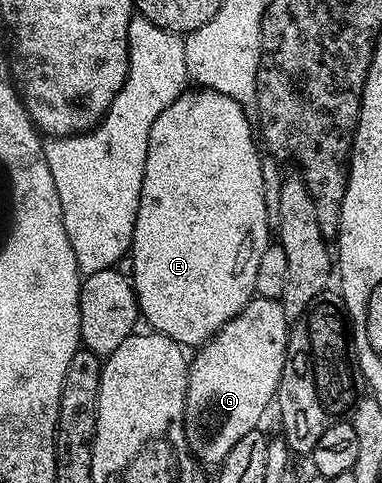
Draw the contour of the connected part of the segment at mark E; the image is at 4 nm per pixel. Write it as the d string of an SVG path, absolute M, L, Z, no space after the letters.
M186 91L178 95L175 103L155 119L155 127L151 127L151 139L147 143L147 163L143 171L143 187L139 195L139 211L135 219L133 232L133 273L131 284L133 294L137 296L137 307L150 330L162 333L178 341L182 347L200 347L212 339L228 321L233 321L243 311L247 302L253 300L257 288L255 275L259 272L259 259L263 251L271 243L271 205L265 202L265 173L261 170L261 157L257 154L258 142L255 140L255 129L246 106L240 105L227 95L219 95L208 91Z

